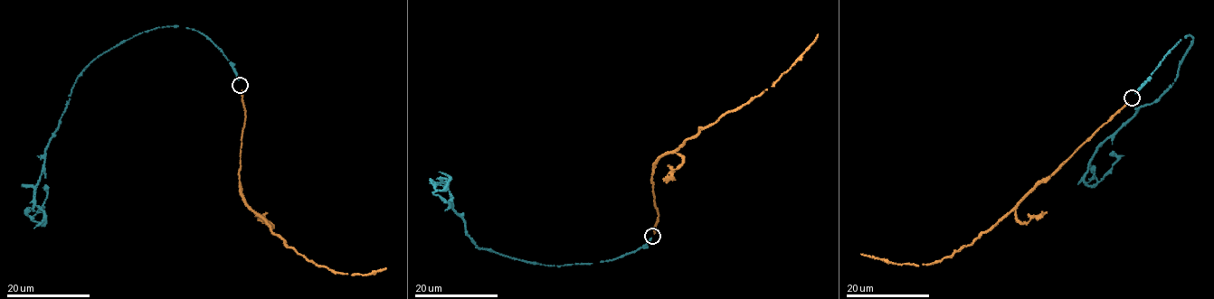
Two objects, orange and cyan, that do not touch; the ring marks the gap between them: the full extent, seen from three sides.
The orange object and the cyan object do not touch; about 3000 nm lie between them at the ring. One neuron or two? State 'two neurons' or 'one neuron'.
one neuron

